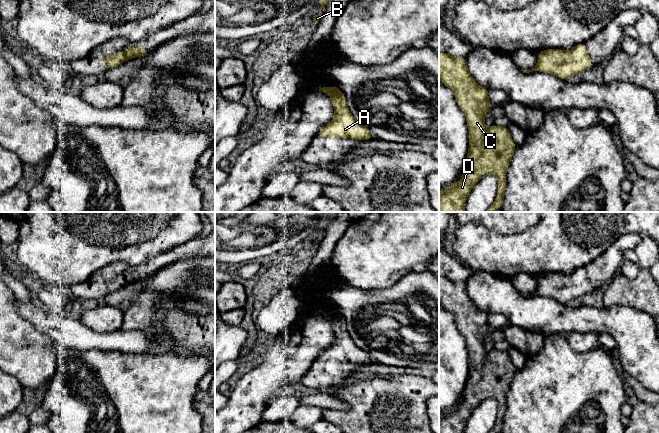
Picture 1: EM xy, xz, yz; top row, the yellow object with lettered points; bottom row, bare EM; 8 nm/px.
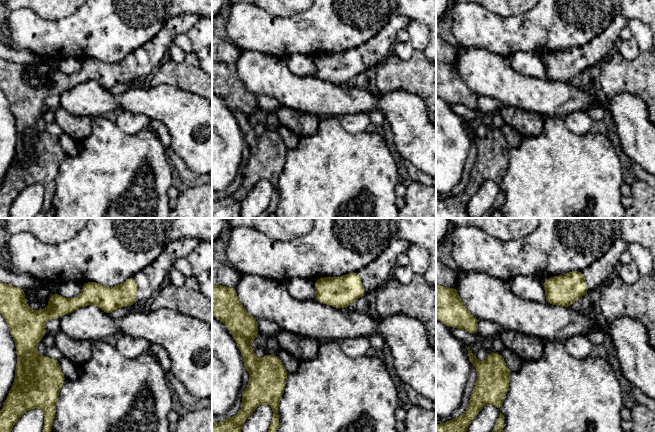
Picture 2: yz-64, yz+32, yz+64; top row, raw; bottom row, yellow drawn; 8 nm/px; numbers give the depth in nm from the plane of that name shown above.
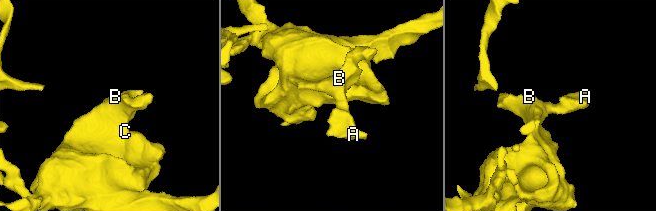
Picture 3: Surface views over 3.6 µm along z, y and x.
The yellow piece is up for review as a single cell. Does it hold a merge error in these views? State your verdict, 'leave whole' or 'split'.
leave whole

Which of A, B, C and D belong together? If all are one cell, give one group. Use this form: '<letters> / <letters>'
A B C D

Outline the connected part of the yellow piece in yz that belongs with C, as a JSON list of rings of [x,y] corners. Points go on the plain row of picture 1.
[[[439,276],[439,303],[451,312],[461,334],[466,339],[469,354],[469,374],[462,393],[463,402],[459,406],[439,414],[439,433],[464,433],[465,425],[474,409],[484,400],[494,398],[498,402],[498,417],[495,426],[488,433],[499,433],[502,431],[504,416],[506,413],[506,395],[514,378],[515,367],[506,351],[484,349],[486,335],[491,331],[488,323],[489,313],[478,309],[470,299],[467,285],[464,281]]]

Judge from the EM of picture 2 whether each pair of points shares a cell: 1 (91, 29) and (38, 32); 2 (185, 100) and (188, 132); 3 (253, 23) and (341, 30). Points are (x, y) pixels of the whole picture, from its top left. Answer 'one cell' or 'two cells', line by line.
1: one cell
2: one cell
3: one cell

